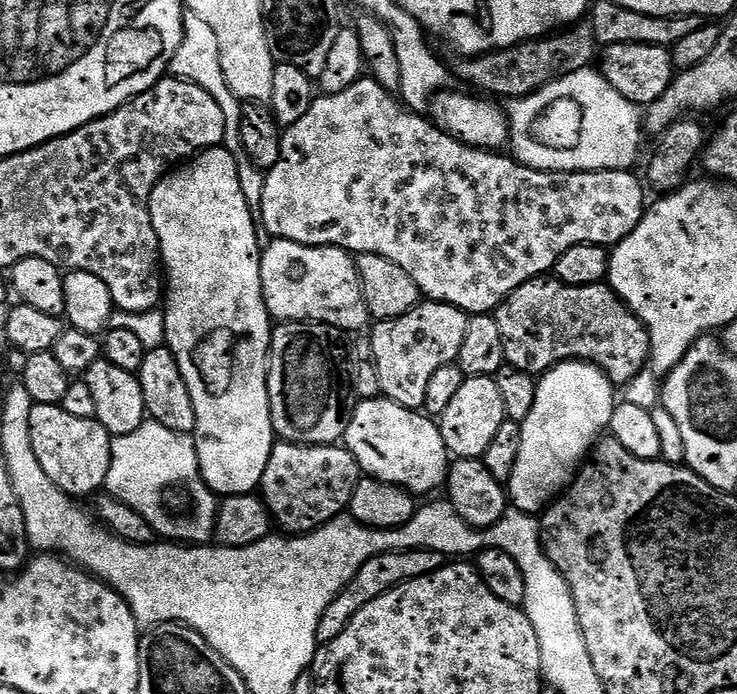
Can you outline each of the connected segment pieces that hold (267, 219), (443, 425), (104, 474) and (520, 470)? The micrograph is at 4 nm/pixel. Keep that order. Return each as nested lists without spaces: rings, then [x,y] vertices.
[[[361,78],[361,79],[358,79],[358,80],[356,80],[356,81],[355,81],[355,82],[354,82],[354,86],[350,86],[350,87],[349,87],[349,88],[347,88],[347,89],[346,89],[346,90],[342,90],[342,91],[341,91],[341,92],[339,92],[339,93],[338,93],[338,94],[320,94],[320,95],[317,95],[317,98],[316,98],[316,101],[314,101],[314,103],[313,103],[313,104],[312,104],[312,105],[311,105],[311,106],[310,106],[310,110],[306,110],[306,114],[305,114],[305,116],[304,116],[304,117],[303,117],[303,118],[298,118],[298,122],[294,122],[294,123],[293,123],[293,124],[289,124],[289,125],[287,125],[287,127],[285,127],[285,128],[284,128],[284,129],[283,129],[283,132],[282,132],[282,154],[281,154],[281,155],[280,155],[280,157],[279,157],[279,158],[278,158],[278,162],[277,162],[277,163],[276,163],[276,164],[275,164],[275,166],[273,166],[273,168],[269,168],[269,169],[267,169],[267,172],[266,172],[266,175],[265,175],[265,177],[264,177],[264,189],[263,189],[263,190],[262,190],[262,206],[261,206],[261,207],[260,207],[260,208],[259,208],[259,210],[258,210],[258,216],[259,216],[259,219],[260,219],[260,220],[261,220],[261,221],[262,221],[262,228],[263,228],[263,231],[264,231],[264,228],[265,228],[265,230],[266,230],[266,231],[268,231],[268,232],[269,232],[269,234],[270,234],[270,235],[269,235],[269,237],[272,237],[272,238],[275,238],[275,239],[277,239],[277,240],[296,240],[296,241],[297,241],[297,242],[298,242],[298,243],[299,243],[299,244],[314,244],[314,245],[317,245],[317,246],[327,246],[327,247],[330,247],[330,248],[343,248],[343,249],[344,249],[344,251],[346,251],[346,252],[351,252],[351,253],[353,253],[353,254],[359,254],[359,253],[362,253],[362,252],[369,252],[369,253],[370,253],[370,254],[378,254],[378,255],[379,255],[379,256],[381,256],[381,257],[382,257],[382,258],[386,258],[386,259],[387,259],[387,260],[389,260],[389,261],[390,261],[390,262],[394,262],[394,266],[402,266],[402,270],[406,270],[406,274],[410,274],[410,278],[414,278],[414,282],[415,282],[415,283],[416,283],[416,285],[417,285],[417,286],[418,286],[418,287],[420,287],[420,290],[421,290],[421,293],[423,293],[423,295],[424,295],[424,296],[425,296],[425,297],[427,297],[427,299],[428,299],[428,300],[429,300],[429,301],[432,301],[432,302],[435,302],[435,303],[438,303],[438,304],[449,304],[449,305],[450,305],[450,306],[454,306],[454,307],[455,307],[455,308],[460,308],[460,309],[461,309],[461,310],[463,310],[463,312],[466,312],[466,313],[469,313],[469,314],[488,314],[488,313],[491,313],[491,312],[492,312],[492,311],[493,311],[493,310],[495,310],[495,309],[497,309],[497,308],[499,308],[499,307],[500,307],[500,305],[501,305],[501,304],[503,304],[503,302],[504,302],[504,300],[505,300],[505,298],[507,298],[507,297],[508,297],[508,296],[509,296],[509,295],[510,295],[510,294],[511,294],[511,292],[513,292],[513,291],[514,291],[514,290],[518,290],[518,286],[522,286],[522,285],[523,285],[523,284],[525,284],[525,283],[526,283],[526,282],[527,282],[527,280],[534,280],[534,279],[537,279],[537,278],[540,278],[540,277],[543,277],[543,276],[544,276],[544,275],[545,275],[545,274],[548,274],[548,273],[551,273],[551,272],[552,272],[552,271],[553,271],[553,269],[555,269],[555,266],[556,266],[556,263],[557,263],[557,262],[558,262],[558,258],[562,258],[562,254],[566,254],[566,250],[570,250],[570,246],[582,246],[582,245],[583,245],[583,244],[603,244],[603,245],[605,245],[605,246],[615,246],[615,245],[617,245],[617,244],[620,244],[620,243],[622,243],[622,242],[623,242],[623,241],[624,241],[624,240],[625,240],[625,239],[626,239],[626,237],[627,237],[627,236],[628,236],[628,235],[629,235],[629,234],[630,234],[630,233],[632,233],[632,231],[633,231],[633,230],[634,230],[634,229],[635,229],[635,228],[636,228],[636,227],[637,227],[637,226],[638,226],[638,222],[639,222],[639,221],[640,221],[640,220],[641,220],[641,219],[642,219],[642,217],[644,217],[644,214],[645,214],[645,211],[646,211],[646,203],[645,203],[645,204],[644,204],[644,188],[645,188],[645,185],[644,185],[644,184],[643,184],[643,183],[642,183],[642,180],[641,180],[641,184],[642,184],[642,185],[640,185],[640,180],[639,180],[639,178],[638,178],[638,177],[636,177],[636,176],[635,176],[635,174],[634,174],[634,173],[635,173],[635,171],[632,171],[632,170],[625,170],[625,171],[623,171],[623,172],[619,172],[619,171],[618,171],[618,170],[606,170],[606,171],[605,171],[605,172],[543,172],[543,171],[542,171],[542,170],[534,170],[534,169],[533,169],[533,168],[528,168],[528,167],[526,167],[526,165],[525,165],[525,164],[521,164],[521,163],[520,163],[520,161],[519,161],[519,160],[517,160],[517,159],[515,159],[515,158],[513,158],[513,157],[512,157],[512,156],[511,156],[511,155],[508,155],[508,154],[505,154],[505,156],[500,156],[500,155],[504,155],[504,154],[501,154],[501,153],[500,153],[500,152],[499,152],[499,151],[496,151],[496,150],[485,150],[485,149],[483,149],[483,148],[472,148],[472,147],[471,147],[471,146],[469,146],[469,145],[468,145],[468,144],[464,144],[464,143],[463,143],[463,142],[461,142],[461,141],[460,141],[460,140],[456,140],[456,139],[454,139],[454,137],[452,137],[452,136],[451,136],[451,135],[450,135],[450,133],[449,133],[449,132],[446,132],[446,131],[444,131],[444,129],[443,129],[443,128],[441,128],[441,127],[439,127],[439,126],[437,126],[437,125],[436,125],[436,124],[435,124],[435,123],[433,123],[433,121],[432,121],[432,120],[431,120],[431,119],[428,119],[428,120],[429,120],[429,121],[428,121],[428,120],[424,120],[424,119],[428,119],[428,118],[425,118],[425,117],[424,117],[424,116],[423,116],[423,115],[420,115],[420,114],[417,114],[417,113],[415,113],[415,112],[413,112],[413,111],[411,111],[411,110],[409,110],[409,109],[408,109],[408,108],[407,108],[407,107],[405,107],[405,105],[404,105],[404,104],[403,104],[403,103],[401,103],[401,101],[400,101],[400,100],[399,100],[399,99],[397,99],[397,97],[396,97],[396,96],[395,96],[395,95],[393,95],[393,93],[390,93],[390,92],[387,92],[387,91],[386,91],[386,90],[385,90],[385,88],[384,88],[384,87],[383,87],[383,86],[381,86],[381,84],[379,84],[379,83],[378,83],[378,81],[377,81],[377,80],[374,80],[374,79],[371,79],[371,78]]]
[[[470,376],[464,379],[458,394],[438,417],[442,442],[446,442],[449,457],[457,460],[478,460],[484,457],[490,441],[498,434],[502,422],[508,419],[502,406],[498,382],[490,376]]]
[[[33,404],[30,410],[30,446],[46,470],[46,478],[73,498],[99,493],[108,483],[113,437],[90,418],[74,418],[58,404]]]
[[[565,360],[539,377],[530,418],[520,425],[522,450],[514,474],[506,482],[510,504],[517,512],[540,514],[576,479],[578,469],[609,431],[618,403],[608,375],[594,364]]]

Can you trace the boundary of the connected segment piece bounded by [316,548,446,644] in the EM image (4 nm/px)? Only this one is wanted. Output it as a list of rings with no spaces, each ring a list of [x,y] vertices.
[[[409,548],[407,552],[383,552],[370,558],[370,562],[361,566],[358,574],[354,574],[354,578],[350,578],[347,586],[336,595],[334,602],[330,602],[330,606],[326,606],[326,610],[318,622],[317,641],[320,644],[334,642],[334,638],[338,638],[338,634],[342,634],[346,630],[346,626],[354,618],[354,614],[358,614],[358,610],[362,610],[362,606],[374,602],[374,598],[386,594],[391,588],[397,588],[408,580],[422,578],[426,574],[436,572],[444,567],[445,563],[446,557],[441,552],[435,552],[429,548]]]

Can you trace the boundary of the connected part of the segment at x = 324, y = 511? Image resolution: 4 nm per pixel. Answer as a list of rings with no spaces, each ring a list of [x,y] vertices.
[[[273,443],[258,495],[277,529],[285,528],[280,530],[288,534],[312,532],[347,509],[362,476],[356,459],[351,454],[340,456],[338,449],[336,444]]]

